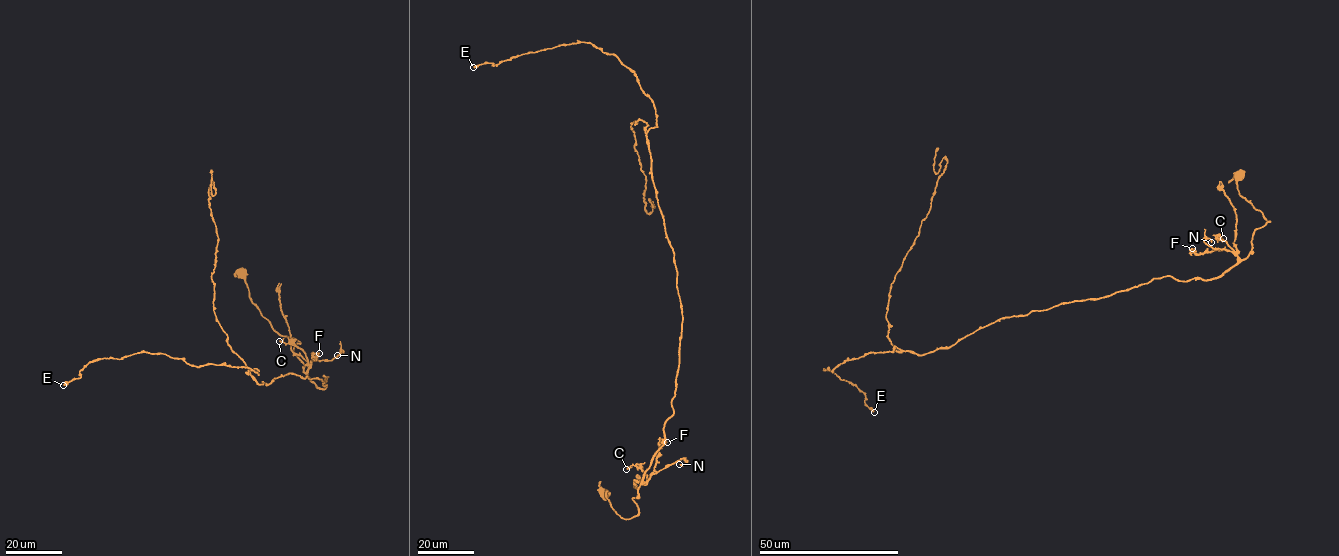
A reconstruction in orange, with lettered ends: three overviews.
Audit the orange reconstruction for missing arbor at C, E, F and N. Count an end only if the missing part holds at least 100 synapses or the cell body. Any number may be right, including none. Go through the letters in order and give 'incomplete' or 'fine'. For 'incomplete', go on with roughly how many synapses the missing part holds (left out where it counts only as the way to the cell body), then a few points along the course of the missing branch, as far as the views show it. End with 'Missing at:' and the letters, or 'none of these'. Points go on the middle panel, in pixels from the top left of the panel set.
C: fine
E: fine
F: fine
N: fine
Missing at: none of these

